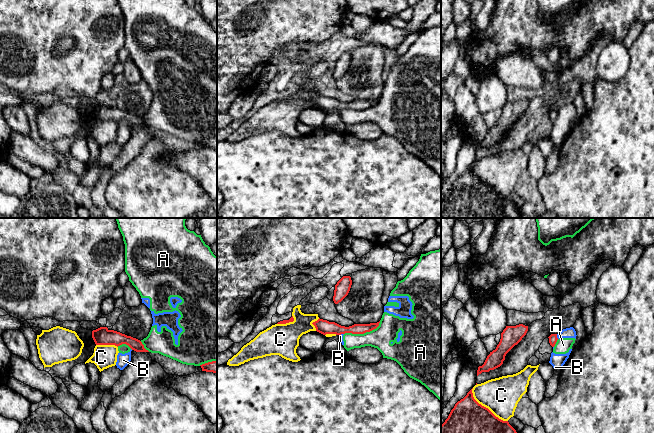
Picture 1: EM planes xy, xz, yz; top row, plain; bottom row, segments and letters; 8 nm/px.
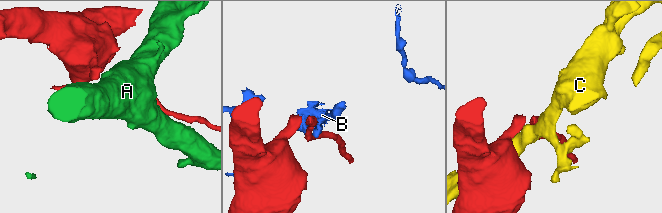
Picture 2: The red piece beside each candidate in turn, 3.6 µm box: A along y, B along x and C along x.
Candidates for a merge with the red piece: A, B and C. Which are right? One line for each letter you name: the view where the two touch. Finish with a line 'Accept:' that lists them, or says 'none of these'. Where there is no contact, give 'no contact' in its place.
Accept: none of these

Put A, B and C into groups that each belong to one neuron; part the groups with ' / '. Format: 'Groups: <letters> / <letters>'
Groups: A B / C

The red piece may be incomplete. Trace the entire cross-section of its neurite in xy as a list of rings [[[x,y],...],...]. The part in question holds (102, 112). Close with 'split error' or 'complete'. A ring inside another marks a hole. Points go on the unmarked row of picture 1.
[[[107,103],[93,106],[92,114],[96,121],[115,121],[118,123],[126,120],[136,128],[149,128],[144,124],[140,116],[114,106],[109,106]]]; complete

